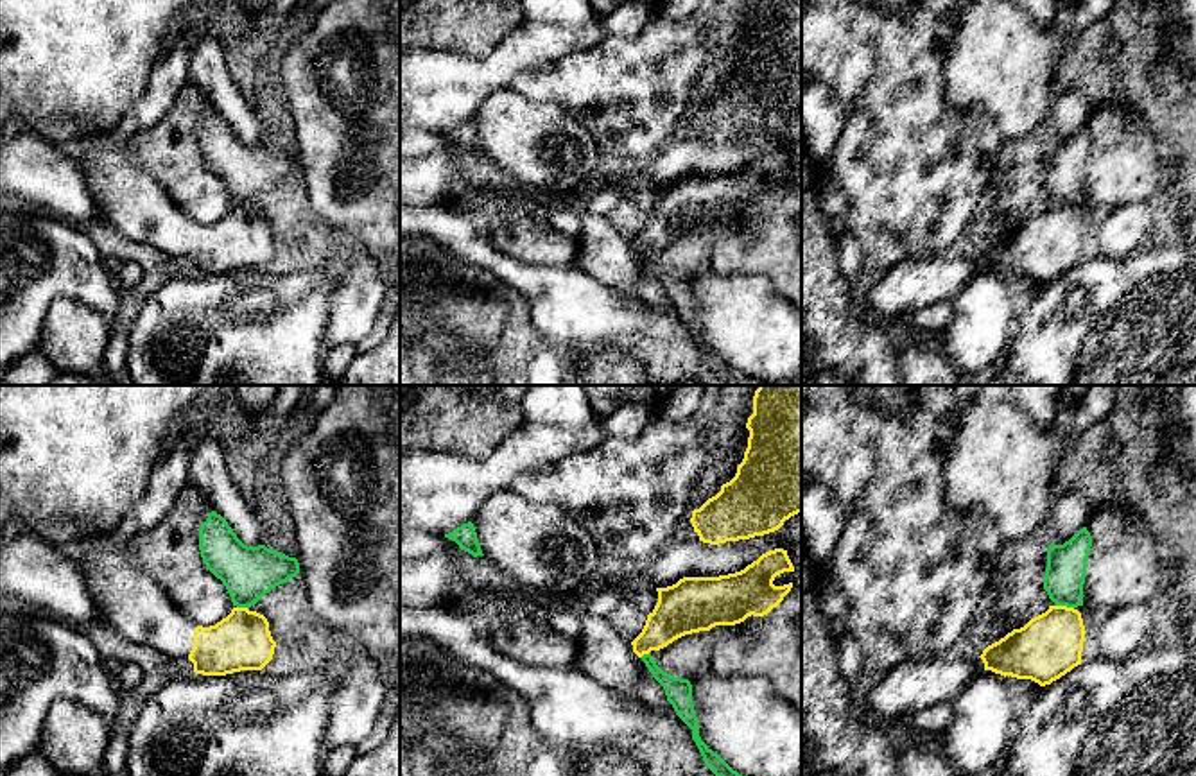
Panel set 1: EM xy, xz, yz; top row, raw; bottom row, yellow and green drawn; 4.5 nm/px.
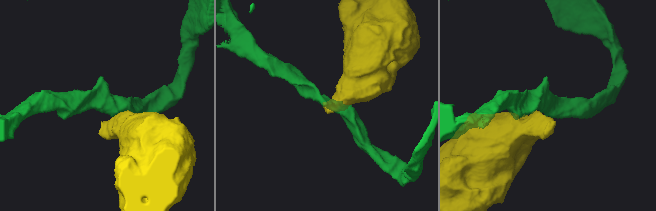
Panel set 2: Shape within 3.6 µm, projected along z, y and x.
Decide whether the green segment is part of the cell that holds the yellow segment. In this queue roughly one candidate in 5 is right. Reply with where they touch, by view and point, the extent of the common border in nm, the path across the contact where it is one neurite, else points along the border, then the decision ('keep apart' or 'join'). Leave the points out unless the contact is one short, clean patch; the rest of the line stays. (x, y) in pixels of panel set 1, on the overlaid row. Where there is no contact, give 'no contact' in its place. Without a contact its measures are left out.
meets yellow in yz at (1066, 606); contact 80 nm long; border along yz (1057, 604), (1073, 608); keep apart

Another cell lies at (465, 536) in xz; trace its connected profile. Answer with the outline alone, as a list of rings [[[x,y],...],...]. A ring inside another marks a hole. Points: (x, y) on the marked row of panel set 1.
[[[468,522],[464,525],[454,529],[452,532],[445,534],[445,538],[455,541],[461,550],[472,554],[473,557],[484,556],[472,522]]]

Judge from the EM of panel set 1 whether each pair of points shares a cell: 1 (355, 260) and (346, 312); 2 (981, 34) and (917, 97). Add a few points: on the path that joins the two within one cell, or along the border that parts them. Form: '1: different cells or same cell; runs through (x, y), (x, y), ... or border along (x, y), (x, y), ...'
1: same cell; runs through (355, 273), (355, 300)
2: different cells; border along (958, 33), (945, 56), (944, 99), (965, 108)

